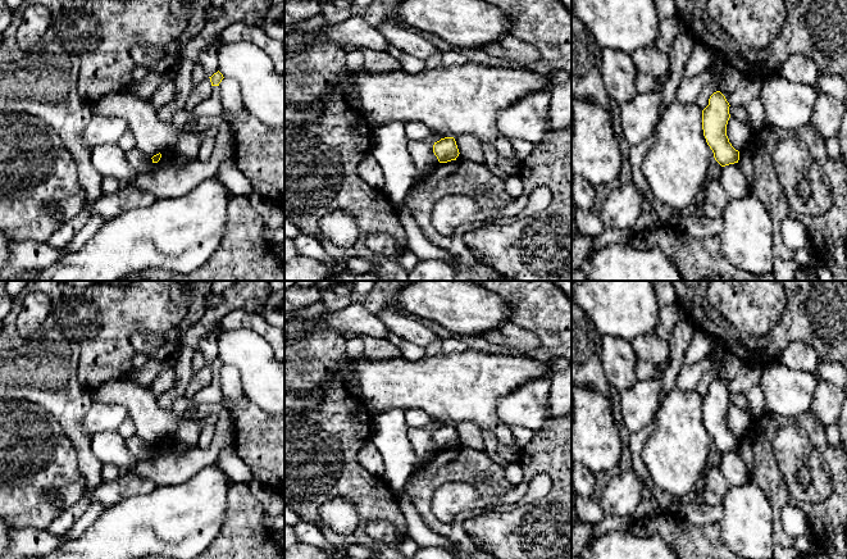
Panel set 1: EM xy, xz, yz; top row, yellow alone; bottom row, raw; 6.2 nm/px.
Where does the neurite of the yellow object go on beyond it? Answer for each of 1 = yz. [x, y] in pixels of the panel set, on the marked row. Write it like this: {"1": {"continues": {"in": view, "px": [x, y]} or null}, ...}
{"1": {"continues": null}}

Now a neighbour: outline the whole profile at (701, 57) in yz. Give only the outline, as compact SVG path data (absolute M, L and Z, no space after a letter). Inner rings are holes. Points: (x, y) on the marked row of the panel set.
M695 42L688 62L686 63L682 79L687 81L706 69L716 58L706 45Z

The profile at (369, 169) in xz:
M370 154L359 164L358 174L364 182L374 188L382 190L384 186L383 169Z

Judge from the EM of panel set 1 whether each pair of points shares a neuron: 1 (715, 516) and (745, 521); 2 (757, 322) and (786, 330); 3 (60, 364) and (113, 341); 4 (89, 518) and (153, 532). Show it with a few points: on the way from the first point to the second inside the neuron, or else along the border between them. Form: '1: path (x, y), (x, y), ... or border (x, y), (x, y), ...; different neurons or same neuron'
1: border (722, 505), (722, 517), (716, 522); different neurons
2: border (787, 299), (779, 323), (763, 337); different neurons
3: border (62, 331), (78, 345), (78, 381), (83, 386); different neurons
4: border (106, 508), (73, 540); different neurons

